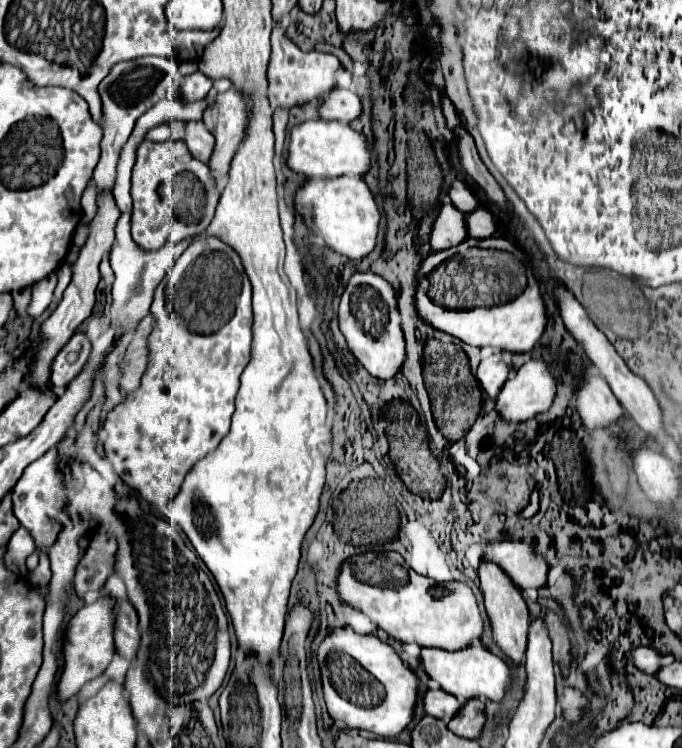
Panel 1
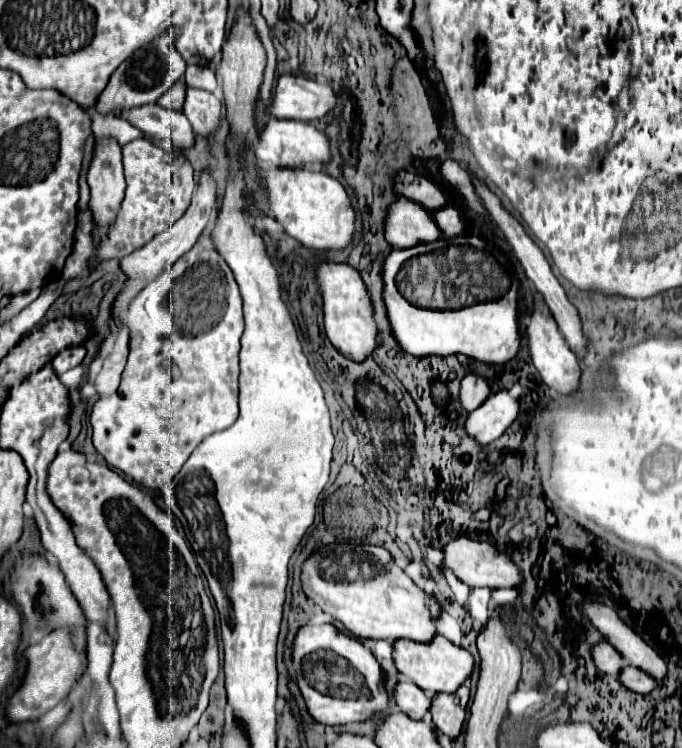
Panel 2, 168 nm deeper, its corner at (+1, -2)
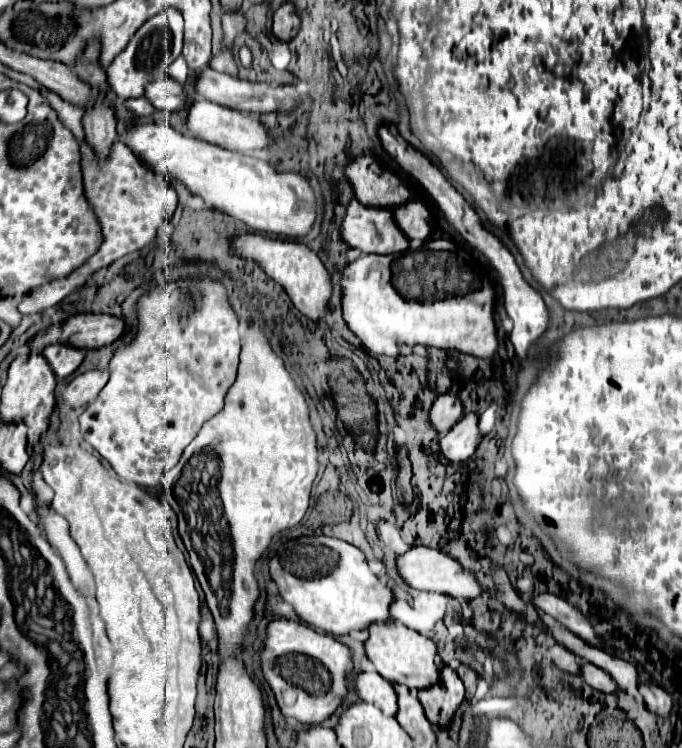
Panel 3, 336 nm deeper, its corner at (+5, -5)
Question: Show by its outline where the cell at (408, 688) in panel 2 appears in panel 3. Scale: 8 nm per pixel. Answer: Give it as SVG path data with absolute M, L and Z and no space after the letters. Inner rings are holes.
M364 670L352 676L352 690L358 694L360 700L374 704L386 716L396 716L396 692L390 682L386 682L378 672Z

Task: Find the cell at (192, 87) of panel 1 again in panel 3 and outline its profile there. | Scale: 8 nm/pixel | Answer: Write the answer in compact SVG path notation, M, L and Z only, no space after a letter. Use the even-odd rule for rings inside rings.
M138 98L138 100L122 100L122 104L126 104L126 108L130 108L130 112L134 112L136 116L148 116L148 114L152 114L152 112L156 110L146 98Z

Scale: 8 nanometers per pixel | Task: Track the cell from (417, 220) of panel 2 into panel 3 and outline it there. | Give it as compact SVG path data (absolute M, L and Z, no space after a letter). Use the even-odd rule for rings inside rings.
M350 200L346 208L340 238L364 254L398 254L408 250L408 240L394 224L390 210L364 208L358 200Z

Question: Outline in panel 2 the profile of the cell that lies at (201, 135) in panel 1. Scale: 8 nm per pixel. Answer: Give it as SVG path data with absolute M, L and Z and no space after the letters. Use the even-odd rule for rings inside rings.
M146 105L140 109L130 109L120 117L128 119L134 127L144 131L152 139L170 143L176 149L190 149L196 143L190 121L180 111L162 109L162 105Z

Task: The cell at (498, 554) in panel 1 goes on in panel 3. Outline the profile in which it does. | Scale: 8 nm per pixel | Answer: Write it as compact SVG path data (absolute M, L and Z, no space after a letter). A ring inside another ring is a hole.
M412 546L408 552L396 558L396 570L398 570L398 576L404 580L404 584L408 584L414 590L438 592L438 594L446 594L452 598L476 598L482 592L474 574L466 572L454 558L434 548Z

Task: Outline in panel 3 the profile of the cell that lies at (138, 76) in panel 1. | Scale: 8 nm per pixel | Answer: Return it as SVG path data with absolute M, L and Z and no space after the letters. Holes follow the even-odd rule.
M176 8L162 10L138 28L128 46L106 68L108 82L118 98L138 98L144 94L144 86L148 82L166 76L166 66L170 66L182 52L182 30L184 24L180 24L180 14Z

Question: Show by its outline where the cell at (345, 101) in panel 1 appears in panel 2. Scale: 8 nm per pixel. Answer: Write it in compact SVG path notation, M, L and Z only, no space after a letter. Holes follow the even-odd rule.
M280 75L268 111L278 119L320 121L336 109L338 97L330 85L302 75Z

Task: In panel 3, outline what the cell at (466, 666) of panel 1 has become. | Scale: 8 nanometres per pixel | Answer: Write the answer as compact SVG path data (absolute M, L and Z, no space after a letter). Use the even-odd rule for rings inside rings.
M386 620L378 624L370 624L368 638L364 642L364 650L368 660L374 664L376 672L390 682L406 684L412 692L428 688L438 682L438 662L436 662L436 646L426 636L416 630L406 628L396 620Z

